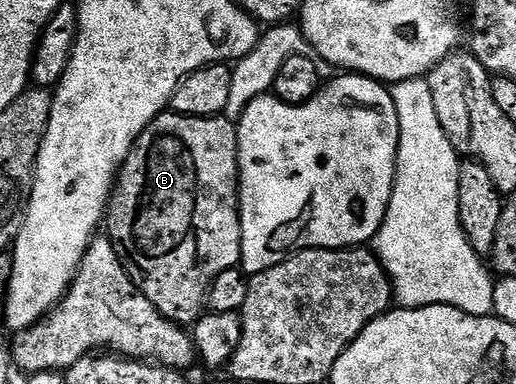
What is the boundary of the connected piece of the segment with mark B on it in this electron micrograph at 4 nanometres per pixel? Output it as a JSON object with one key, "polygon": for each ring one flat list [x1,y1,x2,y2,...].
{"polygon":[[166,111,159,114,153,122,142,131,133,149,121,165,117,174,107,210,107,236,112,241,127,275,137,284,137,292,142,293,163,316,182,327,193,327,207,309,209,289,214,279,223,271,236,269,241,264,241,198,239,182,241,168,237,154,237,127,228,117,185,117,182,113]]}

